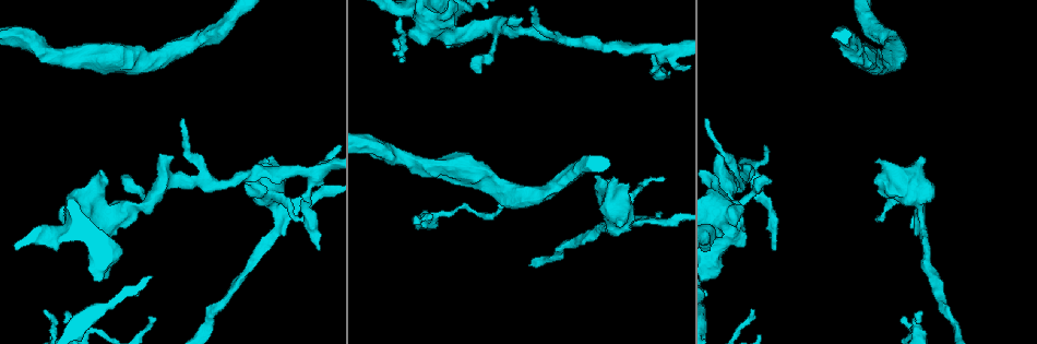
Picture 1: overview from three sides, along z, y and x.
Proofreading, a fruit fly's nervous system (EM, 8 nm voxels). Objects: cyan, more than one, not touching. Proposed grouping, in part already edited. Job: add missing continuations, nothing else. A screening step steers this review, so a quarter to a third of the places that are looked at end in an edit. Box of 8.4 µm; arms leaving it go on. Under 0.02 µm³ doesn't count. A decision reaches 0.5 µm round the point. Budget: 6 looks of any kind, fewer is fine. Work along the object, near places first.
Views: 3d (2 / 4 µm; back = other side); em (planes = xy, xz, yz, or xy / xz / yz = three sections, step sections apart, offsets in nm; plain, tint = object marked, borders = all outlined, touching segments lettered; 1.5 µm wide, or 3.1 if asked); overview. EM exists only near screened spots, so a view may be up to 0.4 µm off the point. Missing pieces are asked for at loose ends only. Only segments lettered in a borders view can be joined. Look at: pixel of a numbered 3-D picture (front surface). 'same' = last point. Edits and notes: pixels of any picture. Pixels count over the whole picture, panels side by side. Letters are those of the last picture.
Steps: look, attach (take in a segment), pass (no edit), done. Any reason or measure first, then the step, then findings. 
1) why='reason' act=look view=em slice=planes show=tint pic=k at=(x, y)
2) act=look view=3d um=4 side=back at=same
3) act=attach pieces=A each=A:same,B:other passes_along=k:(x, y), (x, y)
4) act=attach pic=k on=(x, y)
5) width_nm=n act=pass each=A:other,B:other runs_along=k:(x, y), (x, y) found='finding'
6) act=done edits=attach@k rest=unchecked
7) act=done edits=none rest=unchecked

why='tapers out' act=look view=em slice=xz step=8 show=borders pic=1 at=(500, 206)

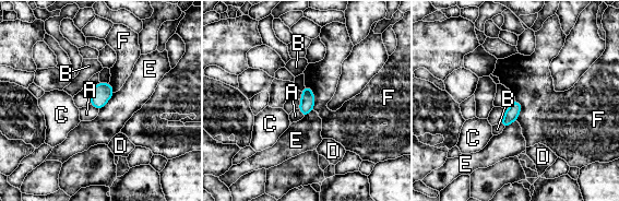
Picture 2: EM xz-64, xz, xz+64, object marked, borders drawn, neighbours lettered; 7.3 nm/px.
act=look view=em slice=planes show=borders at=same

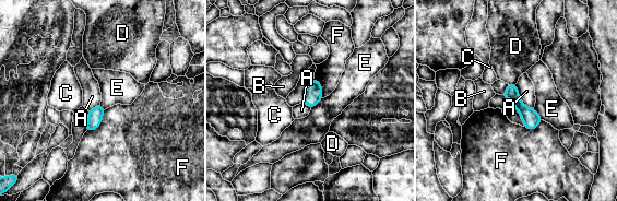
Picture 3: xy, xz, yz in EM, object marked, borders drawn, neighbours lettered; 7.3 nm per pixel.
width_nm=110 act=pass each=A:other,B:other,C:other,D:other,E:other,F:other found='no lettered segment goes on from it'

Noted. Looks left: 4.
why='branch stops here' act=look view=em slice=planes show=borders pic=1 at=(921, 314)

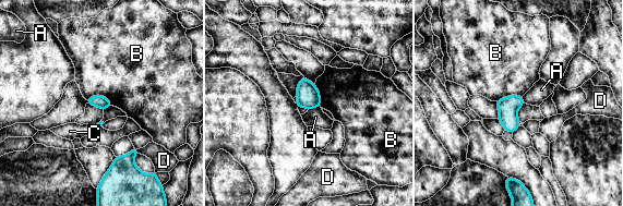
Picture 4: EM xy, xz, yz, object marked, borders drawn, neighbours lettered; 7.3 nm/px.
act=pass each=A:other,B:other,C:other,D:other border=4:(320, 106), (309, 109) found='no lettered segment goes on from it'

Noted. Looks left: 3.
why='thin end' act=look view=3d um=4 pic=1 at=(662, 179)

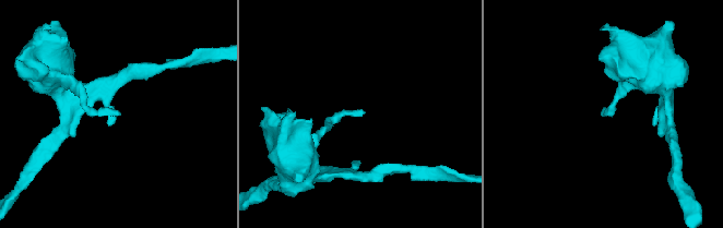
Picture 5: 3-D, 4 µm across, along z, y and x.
why='now the EM' act=look view=em slice=yz step=4 show=tint pic=5 at=(116, 116)

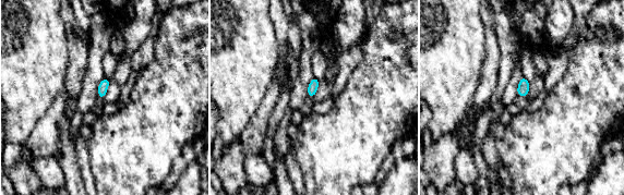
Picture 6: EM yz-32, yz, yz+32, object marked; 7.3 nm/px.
why='another direction' act=look view=em slice=planes show=borders at=same

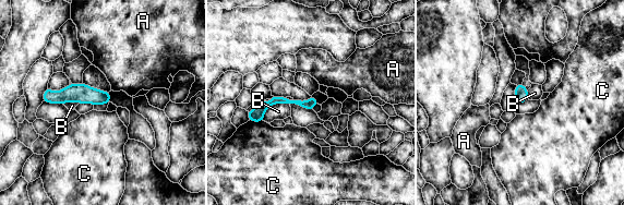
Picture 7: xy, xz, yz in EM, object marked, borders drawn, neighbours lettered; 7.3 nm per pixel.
width_nm=80 act=pass each=A:other,B:other,C:other border=7:(249, 120), (262, 121) found='none of them fits'

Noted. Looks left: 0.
act=done edits=none rest=unchecked

